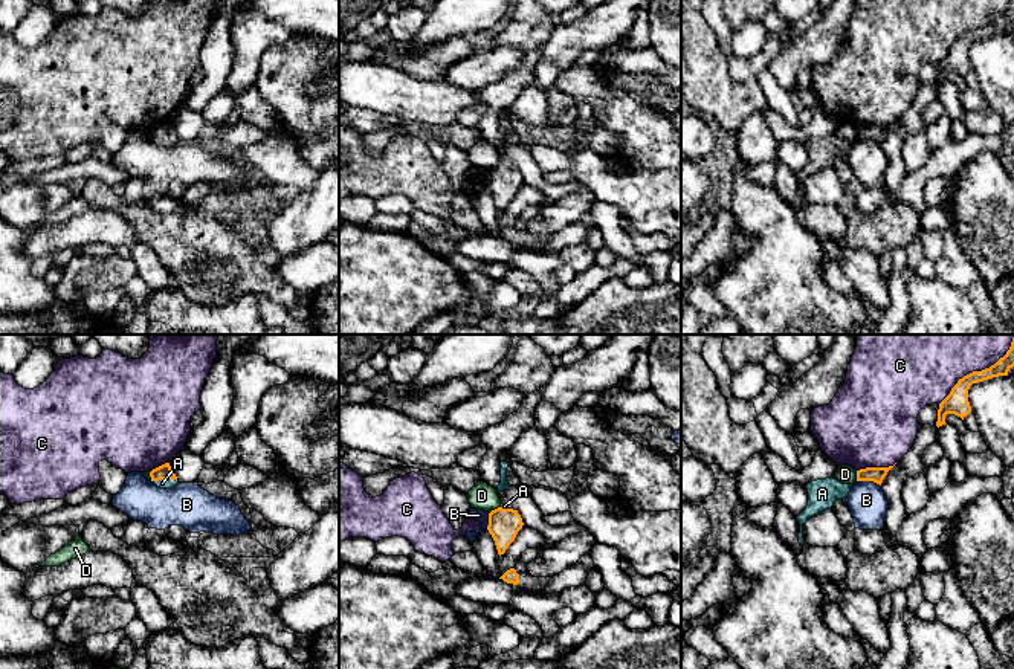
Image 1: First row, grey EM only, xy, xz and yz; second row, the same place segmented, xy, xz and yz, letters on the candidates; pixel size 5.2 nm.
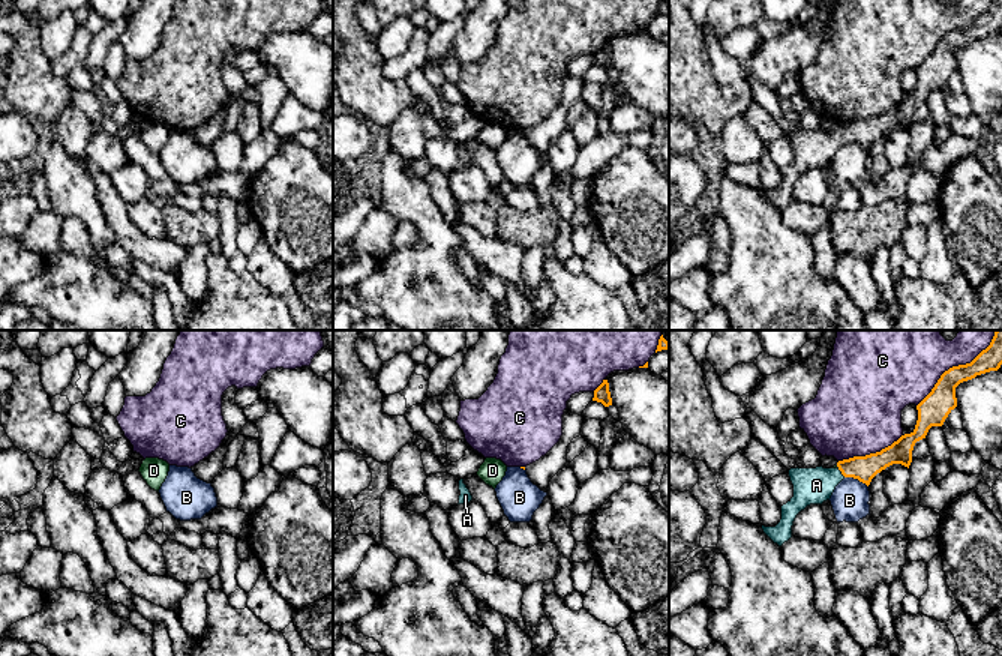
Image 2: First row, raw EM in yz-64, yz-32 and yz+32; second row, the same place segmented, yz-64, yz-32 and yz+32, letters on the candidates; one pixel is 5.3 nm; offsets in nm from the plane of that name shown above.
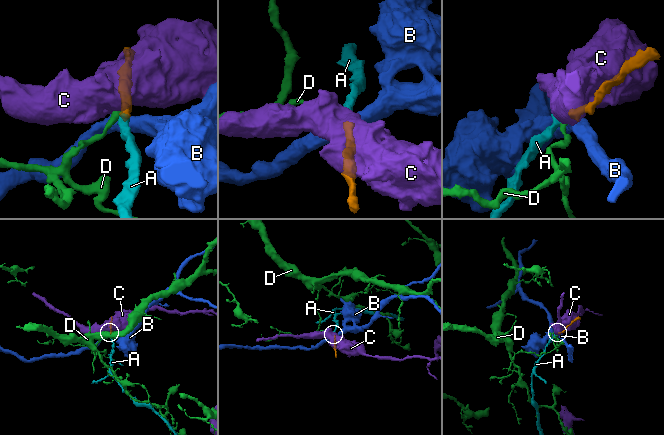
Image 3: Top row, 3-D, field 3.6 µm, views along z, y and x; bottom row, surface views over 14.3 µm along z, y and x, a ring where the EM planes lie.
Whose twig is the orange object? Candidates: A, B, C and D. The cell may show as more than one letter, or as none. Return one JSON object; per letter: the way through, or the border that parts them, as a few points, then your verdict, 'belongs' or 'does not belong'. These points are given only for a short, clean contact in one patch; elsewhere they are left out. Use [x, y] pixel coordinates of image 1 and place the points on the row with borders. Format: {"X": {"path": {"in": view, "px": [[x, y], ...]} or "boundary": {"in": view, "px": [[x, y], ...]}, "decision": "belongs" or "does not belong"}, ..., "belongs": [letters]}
{"A": {"path": {"in": "xy", "px": [[162, 472], [164, 478], [162, 483]]}, "decision": "belongs"}, "B": {"boundary": {"in": "yz", "px": [[857, 480], [872, 480], [880, 486]]}, "decision": "does not belong"}, "C": {"decision": "does not belong"}, "D": {"boundary": {"in": "xz", "px": [[498, 506], [489, 513]]}, "decision": "does not belong"}, "belongs": ["A"]}

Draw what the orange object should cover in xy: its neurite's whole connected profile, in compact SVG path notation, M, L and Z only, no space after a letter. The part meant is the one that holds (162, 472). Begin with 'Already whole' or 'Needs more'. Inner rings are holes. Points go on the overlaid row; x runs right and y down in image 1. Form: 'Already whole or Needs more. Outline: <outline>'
Needs more. Outline: M165 463L150 472L151 481L160 489L171 489L179 484L170 463Z

